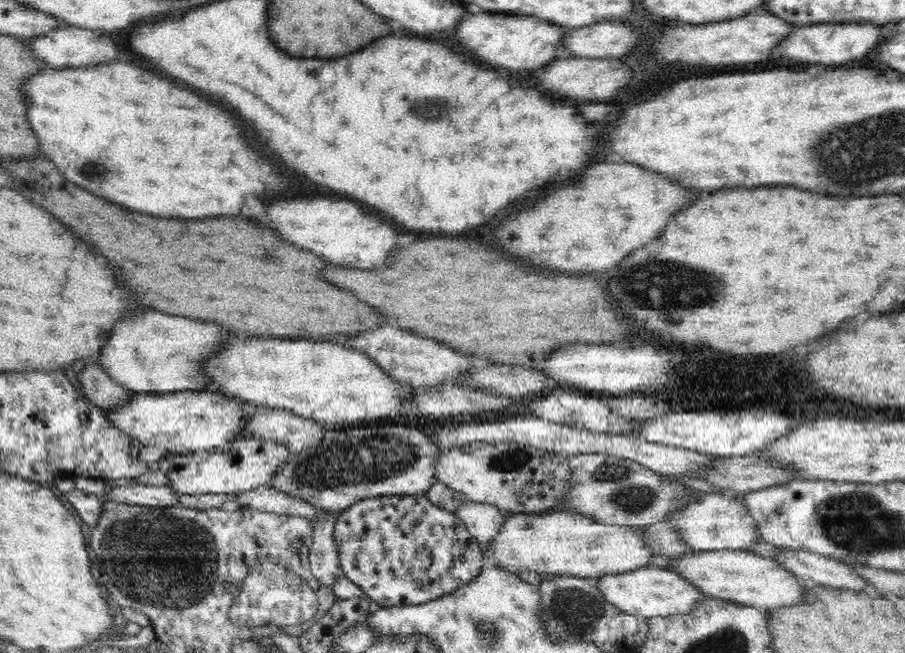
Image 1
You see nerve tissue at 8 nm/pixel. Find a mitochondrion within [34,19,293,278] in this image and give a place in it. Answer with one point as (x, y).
(91, 170)

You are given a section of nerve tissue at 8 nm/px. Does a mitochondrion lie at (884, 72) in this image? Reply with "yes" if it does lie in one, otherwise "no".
no

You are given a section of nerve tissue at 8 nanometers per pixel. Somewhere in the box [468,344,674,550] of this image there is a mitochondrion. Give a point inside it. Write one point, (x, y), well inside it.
(631, 498)

